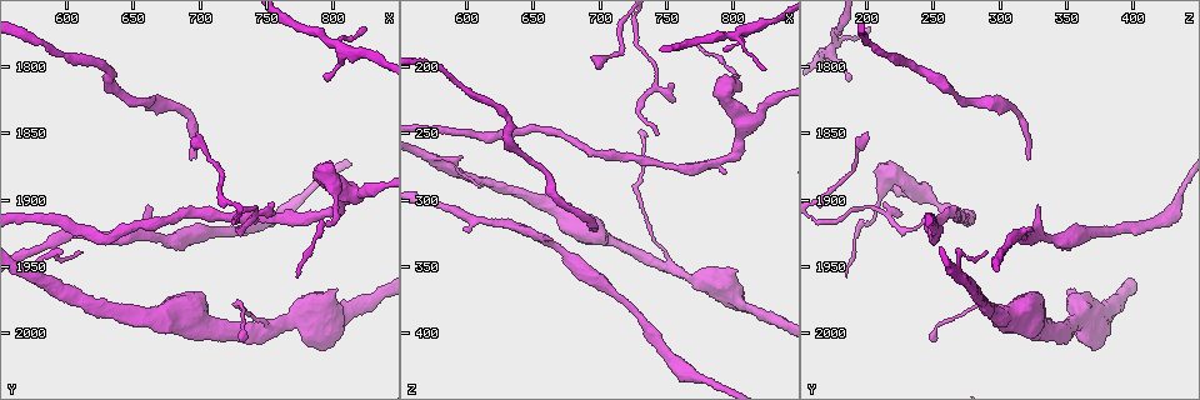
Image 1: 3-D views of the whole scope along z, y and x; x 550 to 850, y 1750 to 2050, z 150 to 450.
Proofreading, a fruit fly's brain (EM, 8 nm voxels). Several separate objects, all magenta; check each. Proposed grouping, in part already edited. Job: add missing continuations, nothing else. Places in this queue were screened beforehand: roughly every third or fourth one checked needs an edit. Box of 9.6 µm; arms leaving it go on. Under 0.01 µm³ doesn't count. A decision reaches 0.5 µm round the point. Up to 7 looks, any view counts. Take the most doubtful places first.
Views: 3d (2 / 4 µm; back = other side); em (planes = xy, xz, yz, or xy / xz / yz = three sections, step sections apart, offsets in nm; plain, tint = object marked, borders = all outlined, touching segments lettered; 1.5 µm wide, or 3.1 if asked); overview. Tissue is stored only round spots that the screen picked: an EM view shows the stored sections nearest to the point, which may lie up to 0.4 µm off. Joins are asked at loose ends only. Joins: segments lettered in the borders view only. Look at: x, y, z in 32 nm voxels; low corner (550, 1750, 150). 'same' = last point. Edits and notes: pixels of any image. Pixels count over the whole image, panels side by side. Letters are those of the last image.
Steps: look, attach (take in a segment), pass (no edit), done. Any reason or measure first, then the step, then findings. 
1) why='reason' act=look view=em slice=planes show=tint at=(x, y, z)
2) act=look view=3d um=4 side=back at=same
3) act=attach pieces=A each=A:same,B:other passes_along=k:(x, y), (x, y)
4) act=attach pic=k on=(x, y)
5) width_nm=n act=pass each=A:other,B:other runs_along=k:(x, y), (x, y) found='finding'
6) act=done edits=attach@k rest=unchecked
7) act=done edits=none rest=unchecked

why='branch stops here' act=look view=3d um=4 at=(772, 1956, 184)

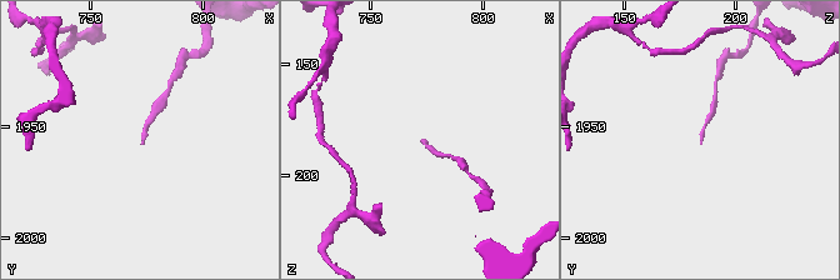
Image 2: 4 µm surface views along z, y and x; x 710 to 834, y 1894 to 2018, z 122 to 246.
why='now the EM' act=look view=em slice=planes show=borders at=(773, 1957, 185)

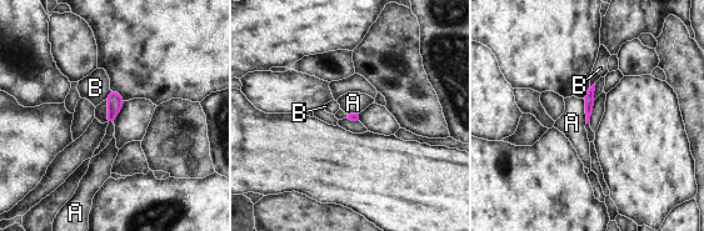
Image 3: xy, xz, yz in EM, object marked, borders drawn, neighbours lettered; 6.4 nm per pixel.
act=pass each=A:other,B:other border=3:(582, 99), (585, 106), (587, 122) found='none of them fits'

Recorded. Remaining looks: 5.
why='thin end' act=look view=3d um=2 at=(610, 1938, 290)

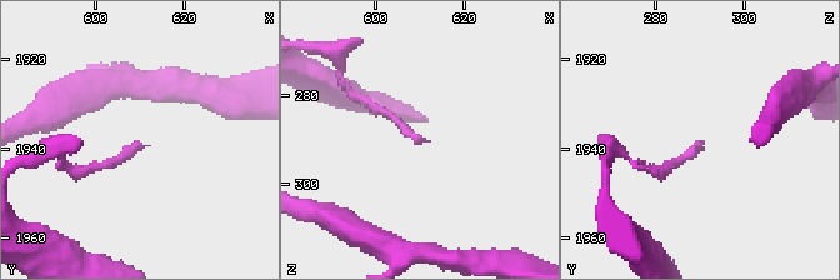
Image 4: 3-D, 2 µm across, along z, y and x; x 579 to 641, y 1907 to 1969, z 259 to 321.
why='need the tissue' act=look view=em slice=yz step=8 show=tint at=(611, 1939, 291)

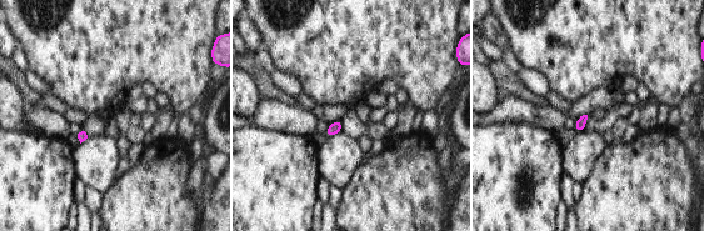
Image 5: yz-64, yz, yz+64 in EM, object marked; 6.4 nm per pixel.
why='see the neighbours' act=look view=em slice=yz step=8 show=borders at=same

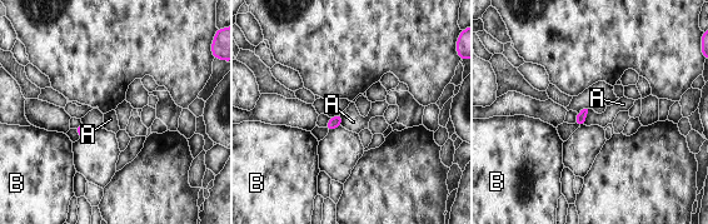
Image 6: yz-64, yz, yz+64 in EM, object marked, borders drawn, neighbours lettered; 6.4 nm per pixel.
act=pass each=A:other,B:other border=6:(588, 109), (583, 124) found='none of them fits'

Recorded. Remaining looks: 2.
why='branch stops here' act=look view=em slice=planes show=borders at=(732, 2004, 250)

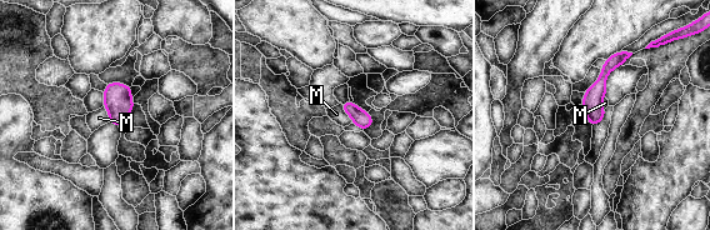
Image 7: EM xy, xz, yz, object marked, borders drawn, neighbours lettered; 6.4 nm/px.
longest_contact=M:150nm act=pass each=M:other border=7:(340, 104), (341, 109), (353, 121) found='none of them fits'

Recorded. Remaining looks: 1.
act=done edits=none rest=unchecked

